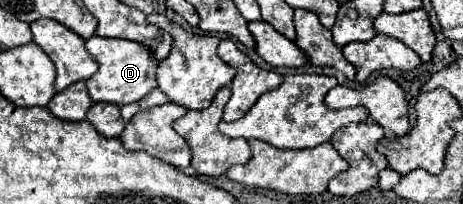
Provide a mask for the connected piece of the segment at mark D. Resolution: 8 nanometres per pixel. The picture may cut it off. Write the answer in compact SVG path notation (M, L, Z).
M90 37L86 41L88 53L100 65L100 69L86 81L88 93L92 101L108 101L116 105L126 105L142 99L150 93L156 85L156 59L150 55L146 47L134 41L124 39L104 39L104 37Z

